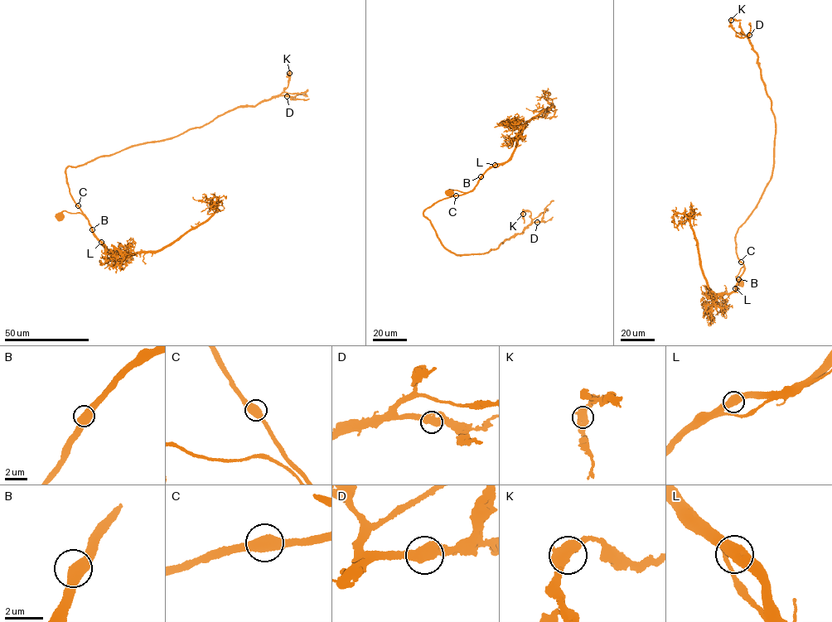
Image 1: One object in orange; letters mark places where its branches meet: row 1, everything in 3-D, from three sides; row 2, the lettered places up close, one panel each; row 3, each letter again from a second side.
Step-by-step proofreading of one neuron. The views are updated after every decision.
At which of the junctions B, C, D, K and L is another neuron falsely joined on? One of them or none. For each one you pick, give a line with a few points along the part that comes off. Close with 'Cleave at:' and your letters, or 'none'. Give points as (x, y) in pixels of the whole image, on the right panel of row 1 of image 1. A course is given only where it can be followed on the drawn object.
Cleave at: none

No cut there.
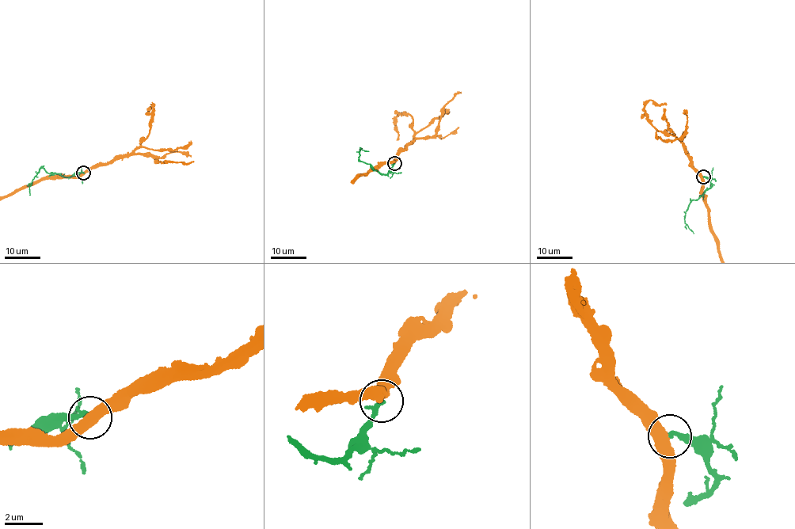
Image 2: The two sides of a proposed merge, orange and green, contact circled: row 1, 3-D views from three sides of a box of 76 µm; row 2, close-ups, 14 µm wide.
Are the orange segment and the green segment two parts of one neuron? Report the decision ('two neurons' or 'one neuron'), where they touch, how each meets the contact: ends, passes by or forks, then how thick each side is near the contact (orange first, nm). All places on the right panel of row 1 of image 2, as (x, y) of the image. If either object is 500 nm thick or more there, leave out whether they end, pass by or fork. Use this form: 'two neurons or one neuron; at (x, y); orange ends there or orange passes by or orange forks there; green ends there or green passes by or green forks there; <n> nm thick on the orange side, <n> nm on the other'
two neurons; at (703, 176); 500 nm thick on the orange side, 240 nm on the other

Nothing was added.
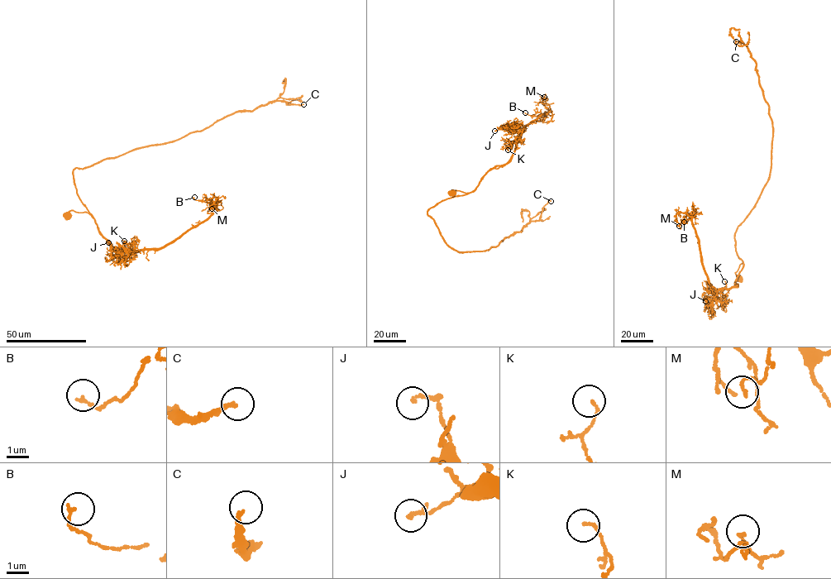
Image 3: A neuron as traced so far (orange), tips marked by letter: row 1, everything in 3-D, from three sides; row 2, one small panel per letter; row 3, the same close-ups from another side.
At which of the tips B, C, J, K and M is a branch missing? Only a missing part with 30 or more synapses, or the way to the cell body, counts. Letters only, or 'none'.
C

